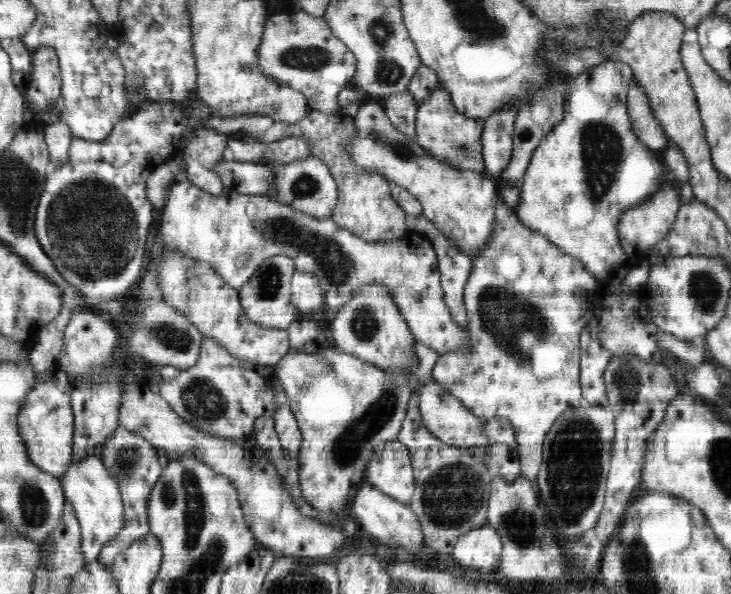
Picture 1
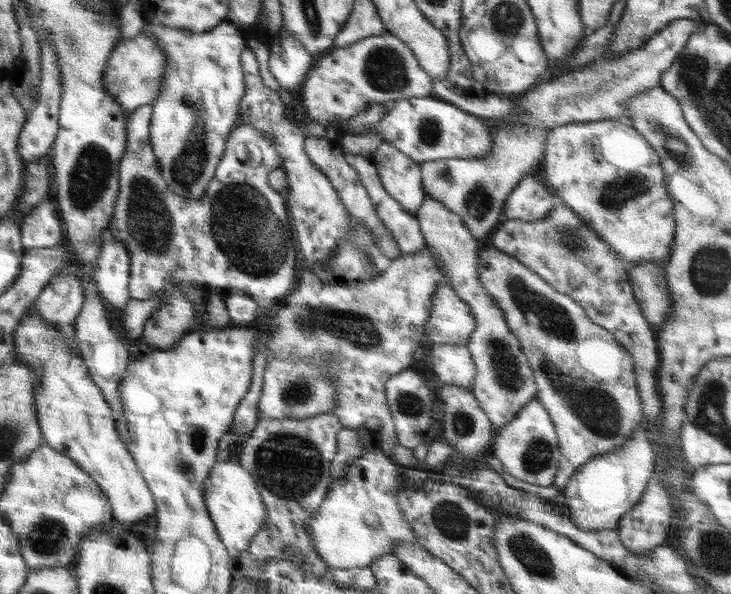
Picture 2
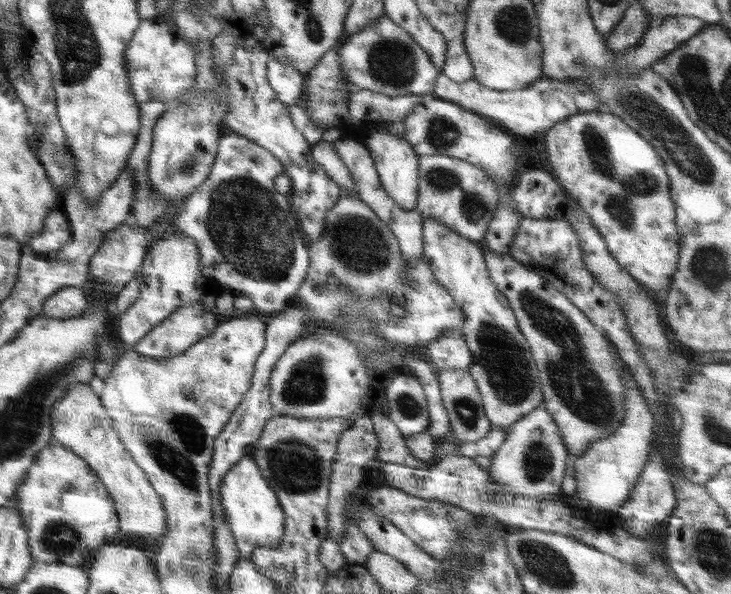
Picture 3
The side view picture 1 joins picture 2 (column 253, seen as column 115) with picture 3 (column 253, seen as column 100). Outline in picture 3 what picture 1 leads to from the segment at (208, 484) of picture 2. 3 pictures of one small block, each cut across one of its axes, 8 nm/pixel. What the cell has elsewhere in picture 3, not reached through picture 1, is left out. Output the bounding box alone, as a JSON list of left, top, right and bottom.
[219,456,284,560]

